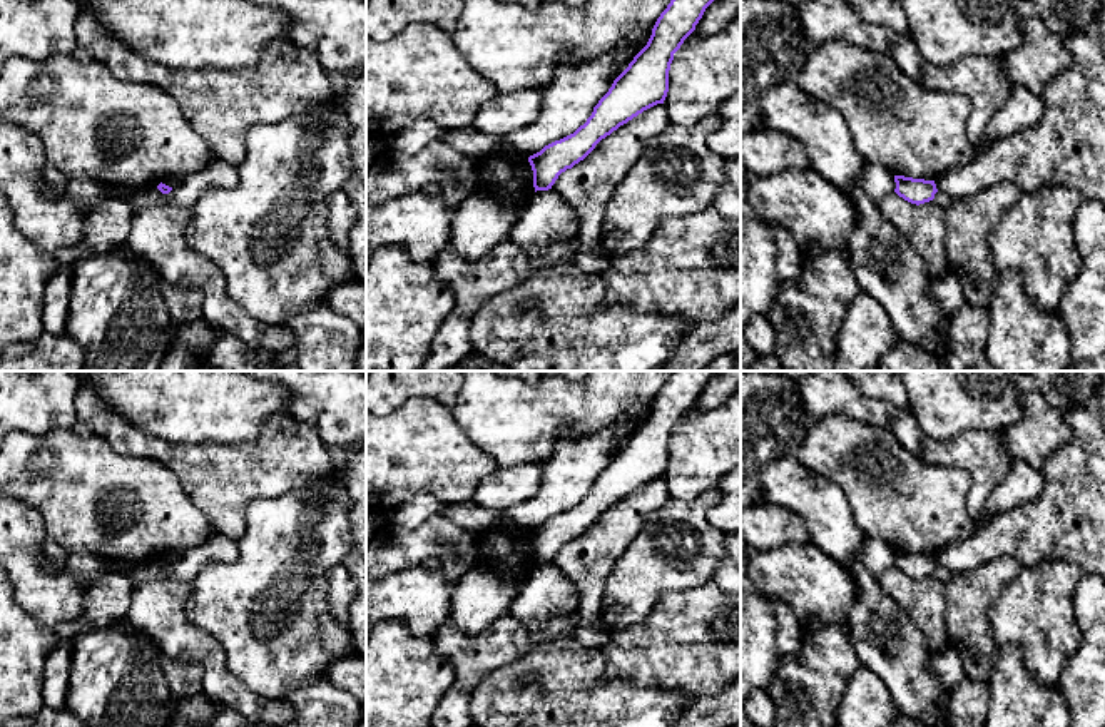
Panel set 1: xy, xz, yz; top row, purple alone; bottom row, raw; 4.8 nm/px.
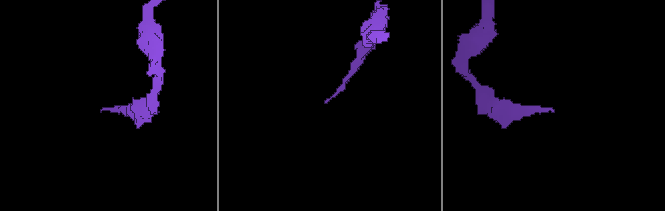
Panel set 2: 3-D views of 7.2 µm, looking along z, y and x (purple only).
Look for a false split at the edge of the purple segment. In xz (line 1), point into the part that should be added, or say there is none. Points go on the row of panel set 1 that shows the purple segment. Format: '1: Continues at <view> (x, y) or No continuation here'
1: No continuation here

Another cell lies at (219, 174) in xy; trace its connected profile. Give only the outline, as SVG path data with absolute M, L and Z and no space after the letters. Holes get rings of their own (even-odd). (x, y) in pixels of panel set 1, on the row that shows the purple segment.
M212 157L207 167L184 175L181 184L165 194L165 204L191 209L202 192L211 189L232 189L237 182L237 167Z

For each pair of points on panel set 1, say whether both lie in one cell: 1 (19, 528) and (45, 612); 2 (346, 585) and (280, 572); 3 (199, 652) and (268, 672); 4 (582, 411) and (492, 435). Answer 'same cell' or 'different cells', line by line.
1: same cell
2: different cells
3: different cells
4: same cell

